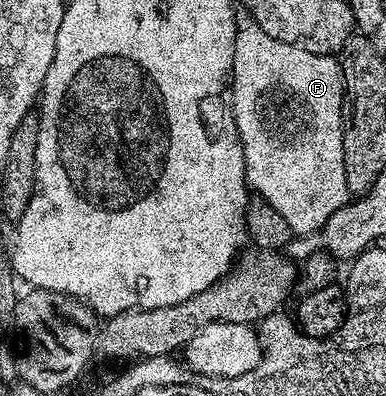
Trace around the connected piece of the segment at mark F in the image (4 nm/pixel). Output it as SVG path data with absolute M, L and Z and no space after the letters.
M254 23L247 27L241 27L236 34L230 81L232 113L244 155L244 179L259 199L286 218L293 234L315 234L327 224L334 210L350 200L342 158L346 115L342 66L336 56L310 54L310 50L298 50L298 46L270 38Z

